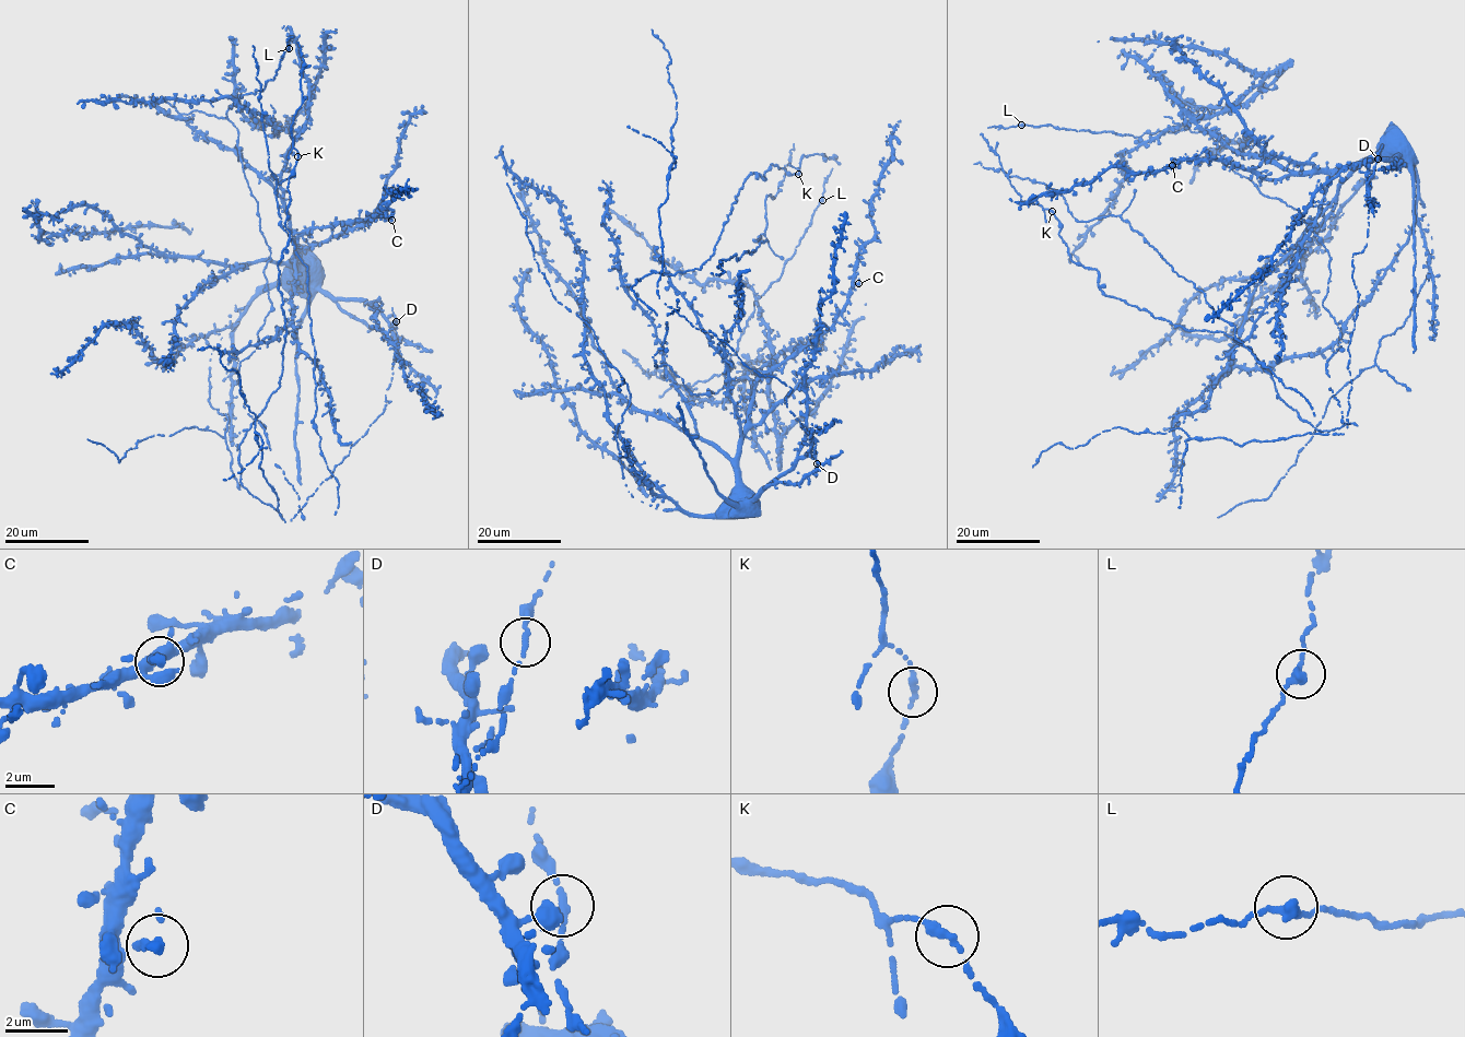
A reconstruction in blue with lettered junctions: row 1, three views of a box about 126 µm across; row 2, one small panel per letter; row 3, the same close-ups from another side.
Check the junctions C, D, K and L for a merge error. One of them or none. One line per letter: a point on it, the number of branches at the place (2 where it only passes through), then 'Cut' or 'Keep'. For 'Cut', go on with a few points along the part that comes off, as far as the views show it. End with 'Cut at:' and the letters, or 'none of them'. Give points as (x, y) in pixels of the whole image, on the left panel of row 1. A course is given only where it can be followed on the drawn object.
C: Place: (391, 220). Branches: 2. Keep
D: Place: (396, 321). Branches: 2. Keep
K: Place: (297, 156). Branches: 2. Keep
L: Place: (289, 48). Branches: 2. Keep
Cut at: none of them

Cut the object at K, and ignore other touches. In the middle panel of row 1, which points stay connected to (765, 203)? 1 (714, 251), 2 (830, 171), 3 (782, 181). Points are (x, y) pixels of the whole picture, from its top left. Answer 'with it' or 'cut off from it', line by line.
1: cut off from it
2: with it
3: with it

